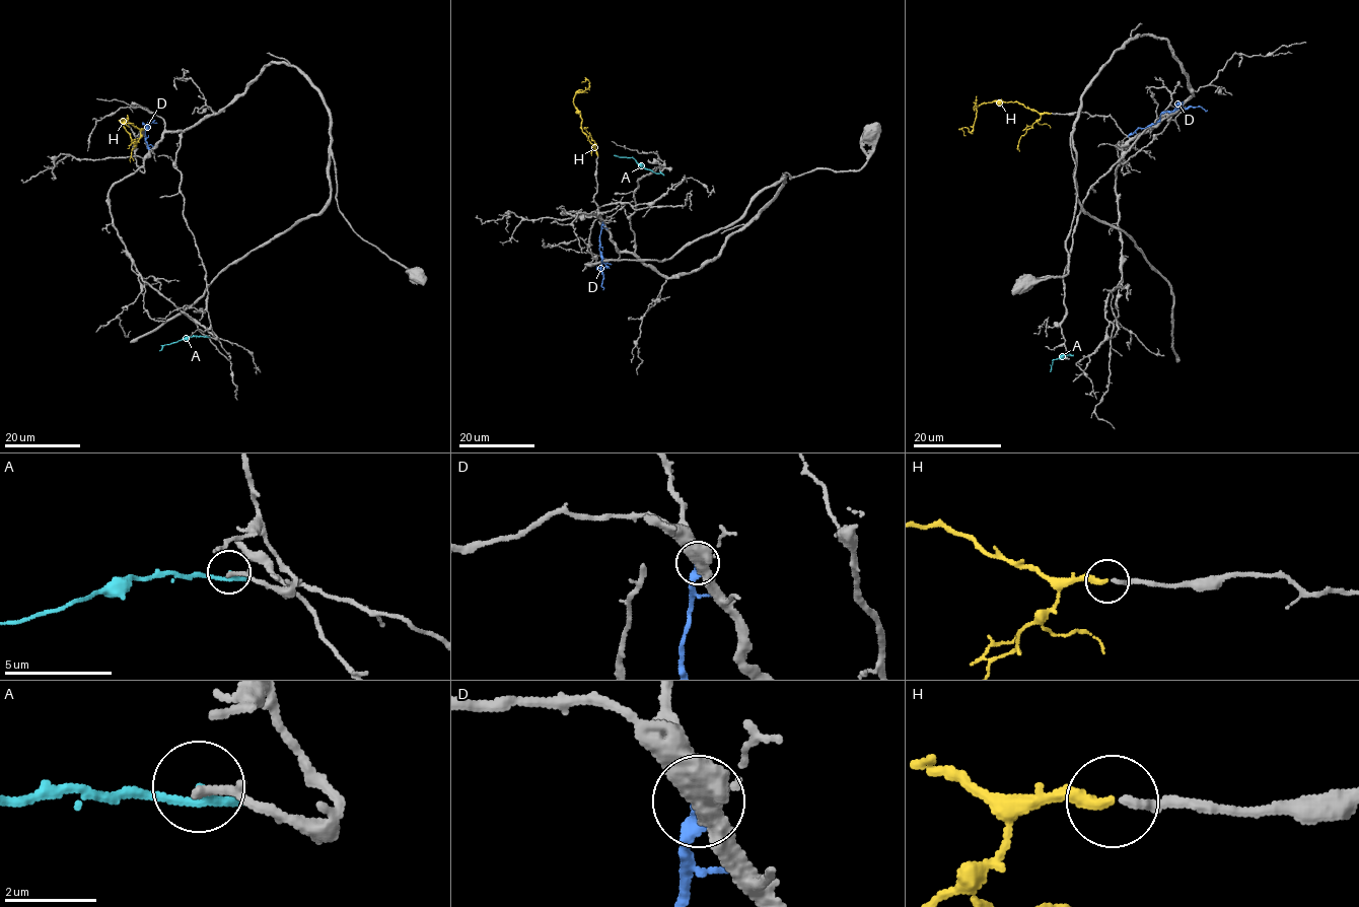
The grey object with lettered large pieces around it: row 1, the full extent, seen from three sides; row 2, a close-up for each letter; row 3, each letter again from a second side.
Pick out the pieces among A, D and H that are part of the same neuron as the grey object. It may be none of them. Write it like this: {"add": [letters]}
{"add": ["H"]}

